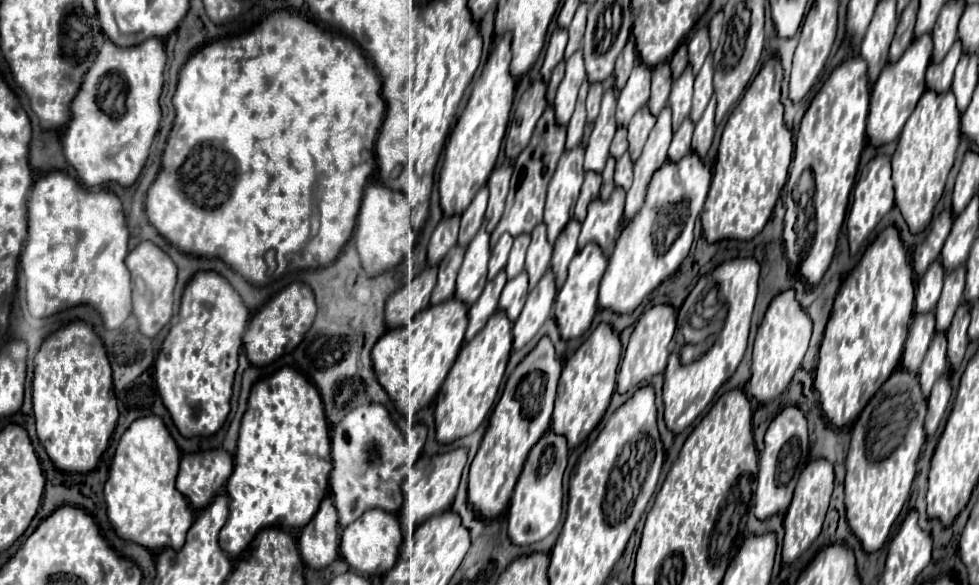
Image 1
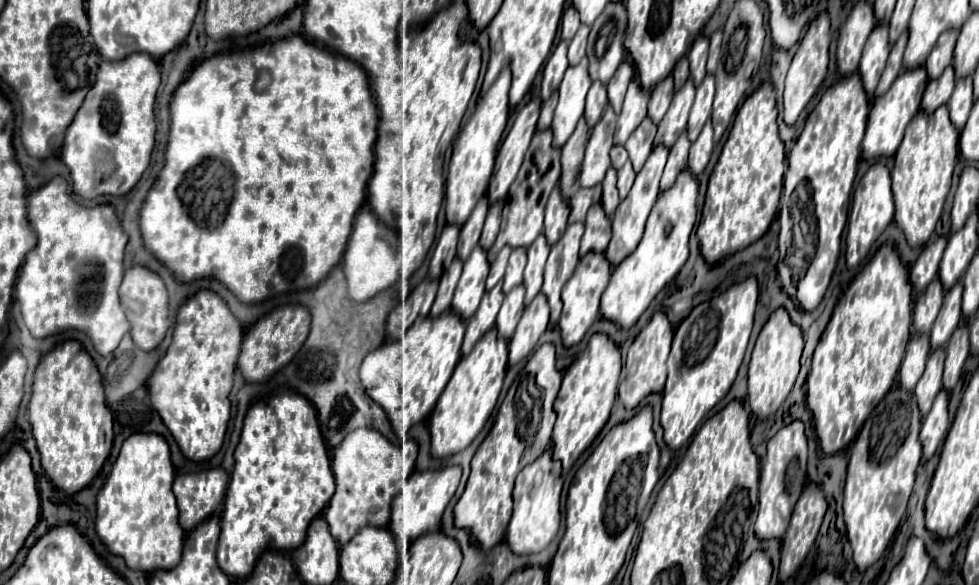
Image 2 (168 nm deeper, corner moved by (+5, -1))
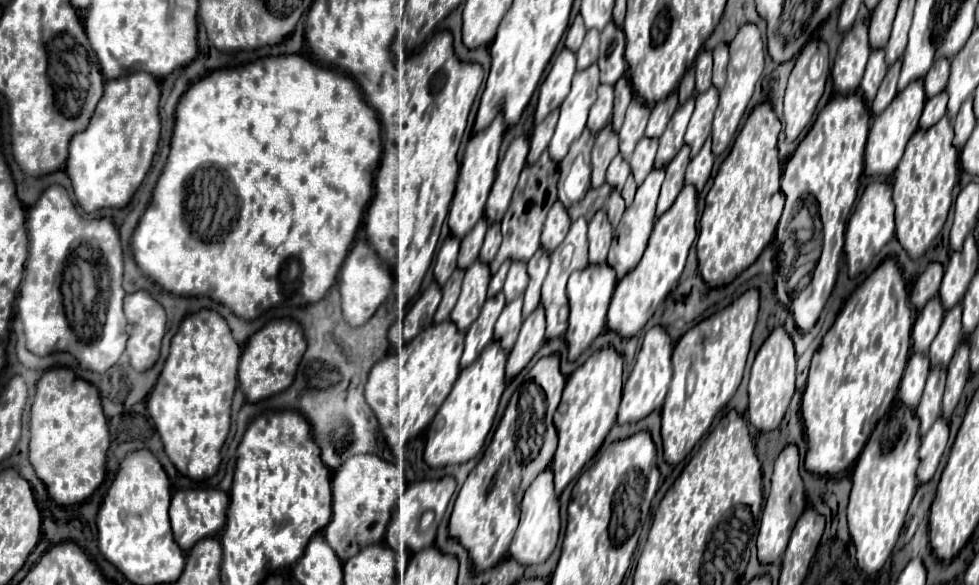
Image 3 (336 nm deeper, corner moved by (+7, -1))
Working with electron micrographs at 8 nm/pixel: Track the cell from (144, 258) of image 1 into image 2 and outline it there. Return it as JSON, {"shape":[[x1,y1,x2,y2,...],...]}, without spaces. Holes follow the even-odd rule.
{"shape":[[133,266,125,272,125,278,123,278,123,284,121,284,121,304,127,312,127,318,131,322,131,338,135,342,135,346,143,352,151,352,155,350,163,338,165,338,165,332,169,330,171,322,169,322,169,304,167,304,167,290,165,290,165,284,163,280,143,268,143,266]]}

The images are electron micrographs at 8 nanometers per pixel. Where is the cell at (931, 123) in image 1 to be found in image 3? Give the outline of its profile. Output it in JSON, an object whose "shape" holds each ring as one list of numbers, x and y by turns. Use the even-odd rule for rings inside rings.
{"shape":[[949,116,923,130,919,128,907,142,905,154,893,174,895,236,915,260,925,254,933,238,941,232,951,206,951,192,959,172,959,150,953,146,953,126]]}

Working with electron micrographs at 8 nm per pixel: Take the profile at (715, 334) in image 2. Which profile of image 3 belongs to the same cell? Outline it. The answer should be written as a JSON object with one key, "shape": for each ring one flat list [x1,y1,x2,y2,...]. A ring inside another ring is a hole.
{"shape":[[751,288,743,292,737,300,733,300,727,308,711,314,709,318,689,328,675,344,671,356,673,380,661,410,663,416,661,436,665,448,665,462,679,464,701,440,701,436,709,430,715,414,735,394,743,378,743,368,751,346,751,332,757,320,757,310,759,310,759,292],[689,372,695,374,693,394,685,392,685,380]]}

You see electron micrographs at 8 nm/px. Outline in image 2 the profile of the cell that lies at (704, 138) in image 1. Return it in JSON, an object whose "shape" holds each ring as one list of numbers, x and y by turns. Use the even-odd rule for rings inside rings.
{"shape":[[707,120,703,132,699,134,697,142,691,144,691,152,689,152,689,172,699,176,709,158,711,158,711,152,713,152,713,126,711,126,711,120]]}

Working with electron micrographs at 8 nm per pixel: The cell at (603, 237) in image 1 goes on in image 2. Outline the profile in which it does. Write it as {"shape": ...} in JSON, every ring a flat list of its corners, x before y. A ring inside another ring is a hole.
{"shape":[[593,204,585,220,581,256,585,256,587,252,605,252,609,240,611,240,611,220,605,216,599,204]]}

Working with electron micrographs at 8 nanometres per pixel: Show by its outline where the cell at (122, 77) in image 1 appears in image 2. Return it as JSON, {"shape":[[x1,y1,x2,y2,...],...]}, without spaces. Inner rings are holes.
{"shape":[[131,54,121,62,101,62,97,72,97,82,89,90,81,110,71,122,65,144,61,148,61,160,67,164,73,178,73,192,85,200,97,196,125,196,143,176,149,166,151,152,155,146,155,98,161,84,159,64,149,54]]}

